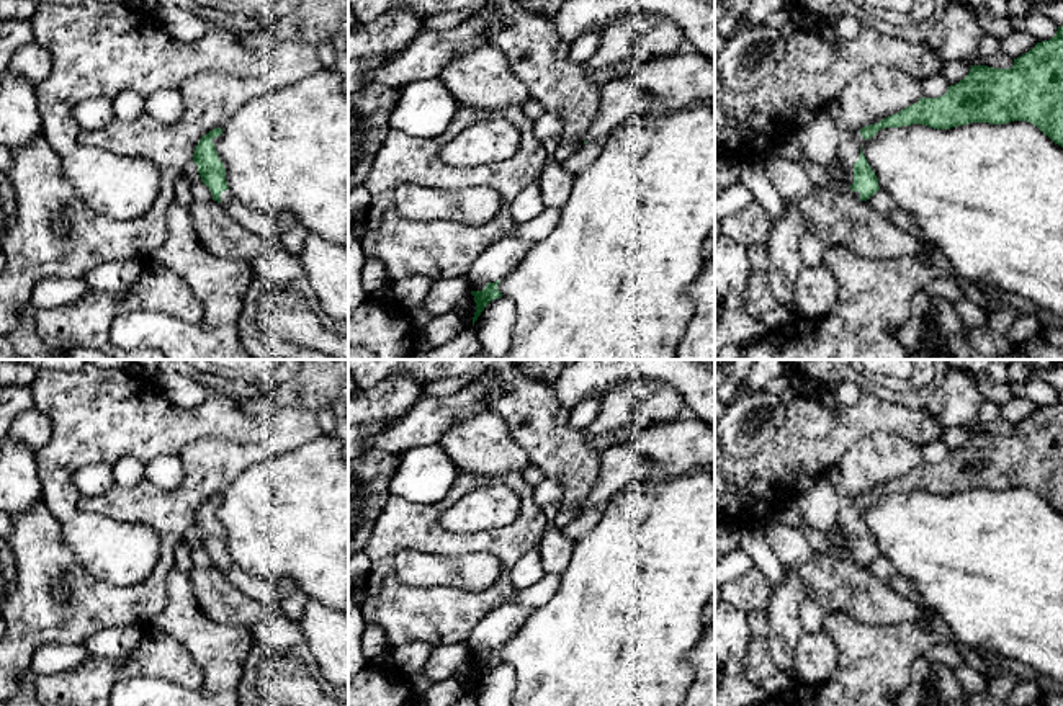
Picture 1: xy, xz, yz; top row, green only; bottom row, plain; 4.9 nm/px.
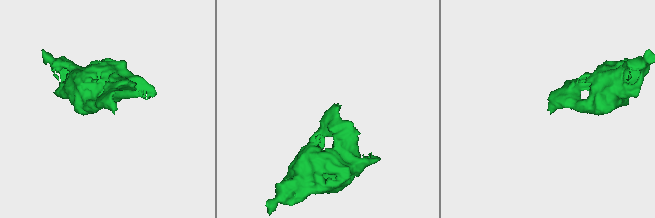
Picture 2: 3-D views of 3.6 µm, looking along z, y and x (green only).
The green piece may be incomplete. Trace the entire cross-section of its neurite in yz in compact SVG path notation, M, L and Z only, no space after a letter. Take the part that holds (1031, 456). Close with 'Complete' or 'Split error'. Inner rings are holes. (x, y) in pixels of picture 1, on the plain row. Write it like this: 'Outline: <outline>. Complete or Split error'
Outline: M1063 392L1056 400L1037 409L1029 418L1014 425L1011 435L994 435L988 431L971 431L968 441L939 464L921 464L917 469L881 485L877 490L855 495L849 502L841 502L837 513L837 531L845 539L845 551L852 562L867 567L880 552L875 538L870 534L862 510L880 495L924 490L934 495L950 495L970 489L1006 490L1011 487L1027 487L1037 492L1055 510L1063 513Z. Split error

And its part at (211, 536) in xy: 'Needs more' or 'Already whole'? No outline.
Needs more

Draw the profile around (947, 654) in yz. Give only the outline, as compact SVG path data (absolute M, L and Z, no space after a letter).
M952 642L935 644L929 650L926 650L921 657L924 657L931 665L939 662L952 667L953 670L960 665L965 665L965 657L958 650L958 647Z

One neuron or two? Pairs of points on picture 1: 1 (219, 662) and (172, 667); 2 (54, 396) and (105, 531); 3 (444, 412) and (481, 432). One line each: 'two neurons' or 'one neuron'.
1: two neurons
2: one neuron
3: two neurons

